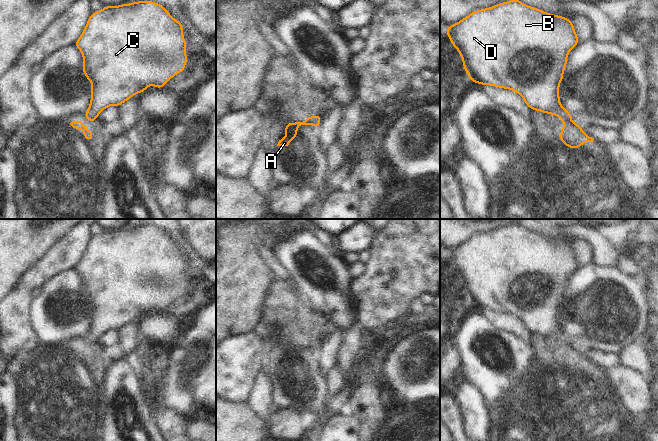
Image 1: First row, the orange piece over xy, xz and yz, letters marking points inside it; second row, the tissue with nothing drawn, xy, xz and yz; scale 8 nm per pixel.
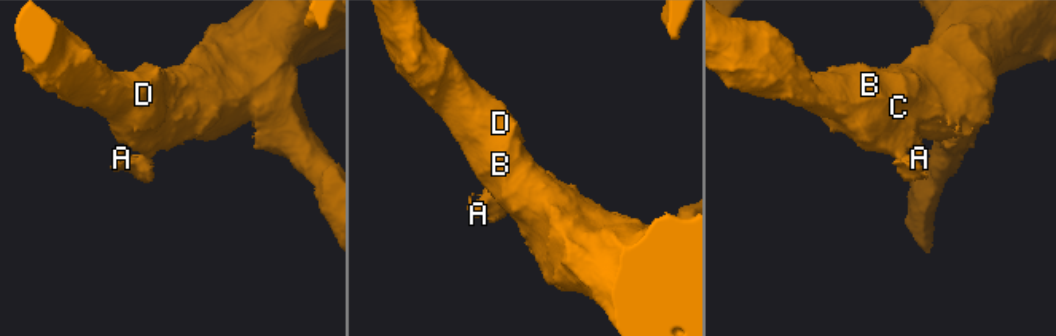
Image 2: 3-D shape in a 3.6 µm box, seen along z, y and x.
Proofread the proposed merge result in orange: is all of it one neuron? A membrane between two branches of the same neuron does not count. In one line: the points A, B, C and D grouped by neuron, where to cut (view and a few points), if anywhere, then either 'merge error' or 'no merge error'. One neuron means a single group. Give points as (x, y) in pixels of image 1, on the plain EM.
A / B C D | xz (316, 339), (316, 344), (312, 348) | merge error

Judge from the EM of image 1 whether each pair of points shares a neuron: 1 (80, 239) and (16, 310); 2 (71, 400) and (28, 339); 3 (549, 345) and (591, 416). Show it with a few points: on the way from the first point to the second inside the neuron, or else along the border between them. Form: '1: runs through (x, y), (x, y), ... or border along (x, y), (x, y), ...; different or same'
1: runs through (61, 256), (43, 270), (22, 291); same
2: border along (40, 343), (29, 352), (18, 352), (13, 357); different
3: runs through (549, 363), (549, 374), (573, 398); same

